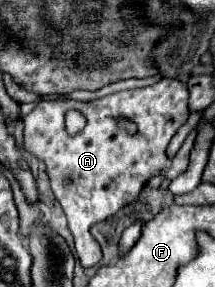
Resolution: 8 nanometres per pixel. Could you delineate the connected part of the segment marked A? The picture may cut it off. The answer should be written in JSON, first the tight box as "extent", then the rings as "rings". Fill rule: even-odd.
{"extent":[23,79,195,269],"rings":[[[161,79],[155,85],[119,91],[91,103],[41,101],[27,117],[23,117],[23,147],[47,165],[53,195],[67,215],[69,229],[75,237],[75,251],[85,269],[95,267],[101,261],[99,243],[89,233],[91,225],[115,215],[121,207],[137,199],[141,187],[145,187],[151,177],[163,175],[171,181],[189,167],[189,151],[195,141],[195,131],[187,135],[175,157],[167,157],[167,145],[171,137],[181,125],[187,123],[187,101],[189,91],[185,83],[179,79]],[[69,109],[81,111],[87,117],[87,125],[77,137],[69,137],[65,131],[63,121]],[[115,117],[133,119],[137,123],[137,133],[127,135],[125,131],[115,131]]]}

